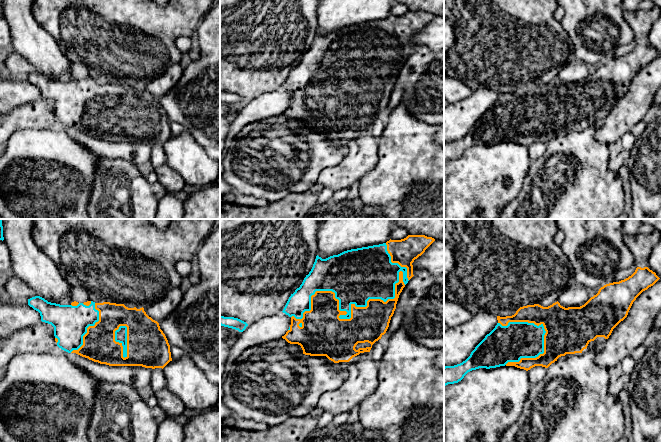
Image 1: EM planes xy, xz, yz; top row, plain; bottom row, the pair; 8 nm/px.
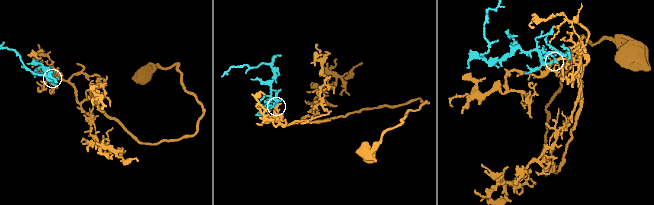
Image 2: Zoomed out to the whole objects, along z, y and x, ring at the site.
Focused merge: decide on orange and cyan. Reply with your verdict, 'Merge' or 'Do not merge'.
Merge

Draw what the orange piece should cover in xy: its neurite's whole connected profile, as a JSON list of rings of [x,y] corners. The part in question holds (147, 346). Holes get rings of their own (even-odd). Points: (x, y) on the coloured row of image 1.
[[[40,296],[28,299],[28,305],[38,311],[41,321],[54,327],[57,346],[68,353],[76,353],[109,366],[142,366],[164,368],[170,361],[168,340],[159,323],[149,317],[144,308],[128,308],[110,302],[72,302],[70,305],[51,303]]]

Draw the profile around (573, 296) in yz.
[[[578,284],[568,286],[564,290],[560,291],[558,296],[558,302],[565,308],[580,307],[589,299],[590,296],[588,294],[588,289]]]

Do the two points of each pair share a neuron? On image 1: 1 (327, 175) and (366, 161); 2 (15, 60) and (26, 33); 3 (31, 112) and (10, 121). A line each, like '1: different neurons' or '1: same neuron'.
1: same neuron
2: different neurons
3: same neuron

